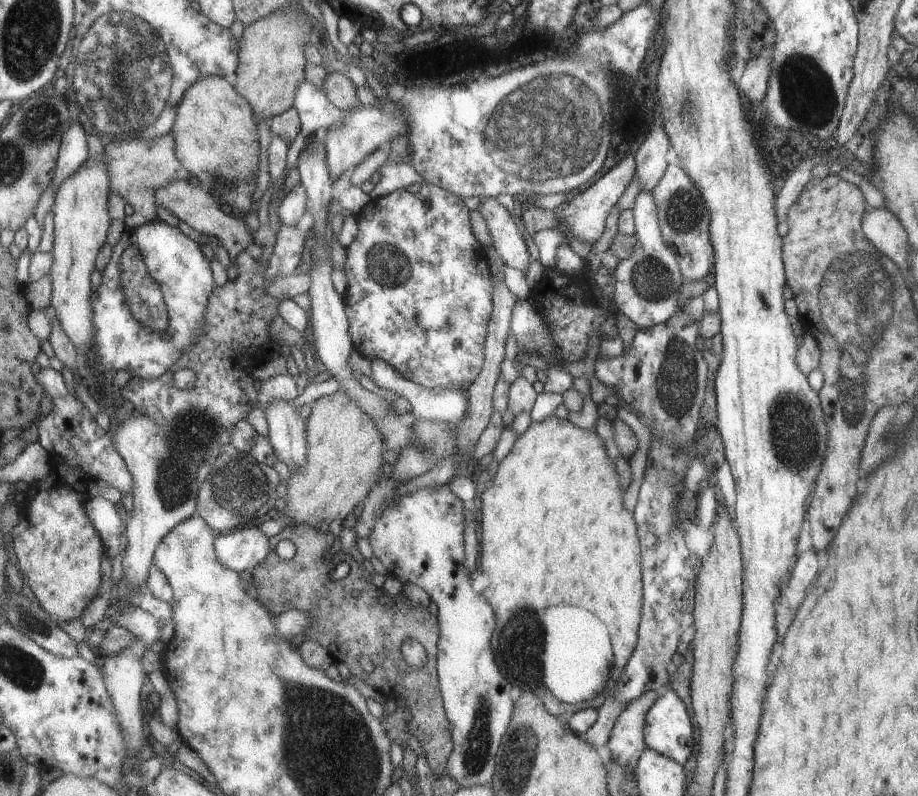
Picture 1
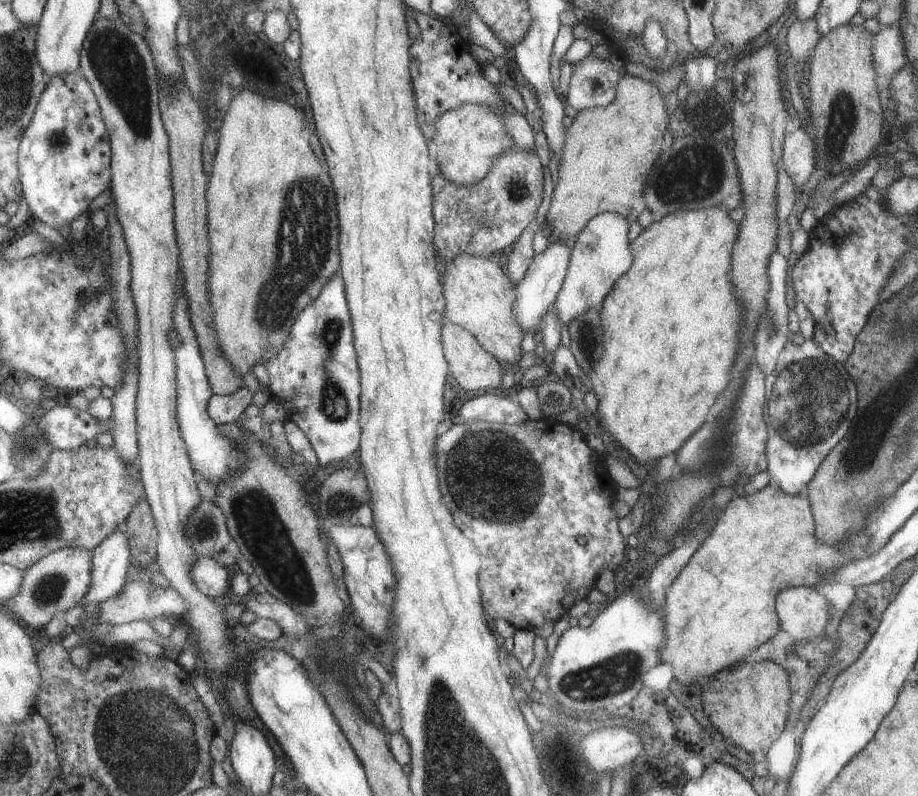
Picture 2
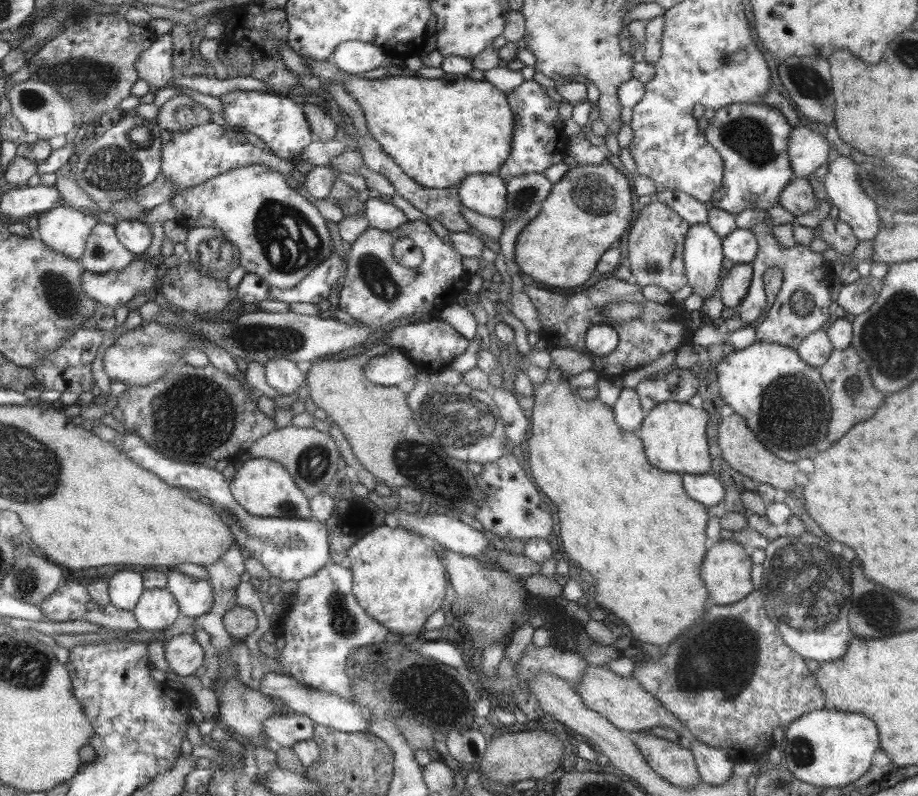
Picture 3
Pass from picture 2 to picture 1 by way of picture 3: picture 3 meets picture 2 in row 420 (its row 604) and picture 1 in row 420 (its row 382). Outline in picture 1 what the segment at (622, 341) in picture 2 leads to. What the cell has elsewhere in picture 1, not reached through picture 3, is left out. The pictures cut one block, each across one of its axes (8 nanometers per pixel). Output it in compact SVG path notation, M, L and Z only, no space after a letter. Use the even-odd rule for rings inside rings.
M547 416L543 422L532 422L529 427L519 436L516 436L515 442L509 451L509 454L497 462L497 470L493 475L491 482L487 484L487 488L481 494L481 535L479 537L479 566L481 573L483 573L489 584L481 592L481 596L485 598L485 602L489 606L495 608L495 630L493 630L493 636L491 636L491 654L493 654L493 662L497 664L497 670L503 678L507 678L512 686L517 686L520 692L532 691L533 694L541 700L544 707L547 708L549 715L557 718L566 718L567 716L578 712L579 710L585 710L585 708L593 708L597 710L605 698L609 698L615 690L615 684L617 680L624 674L625 668L627 668L628 660L632 657L633 650L636 649L637 642L640 638L640 620L642 613L642 606L644 600L644 584L643 584L643 568L639 568L639 548L640 542L637 542L637 536L635 534L635 522L633 522L633 514L627 512L623 508L623 488L619 488L619 482L625 478L621 478L619 472L615 472L615 462L611 462L605 454L605 448L603 448L603 442L599 440L599 436L595 432L589 430L583 430L577 428L568 422L566 419L557 418L557 416ZM553 604L573 604L573 606L579 606L579 608L587 608L588 612L595 614L605 626L609 632L611 640L611 647L613 652L613 666L611 666L611 672L609 672L609 678L607 678L607 684L605 684L605 690L601 690L601 693L597 696L593 696L591 700L587 702L579 702L577 704L563 704L559 702L547 688L545 688L545 682L543 682L543 676L541 676L541 652L543 652L543 628L539 624L539 618L543 614L543 608L549 608Z

